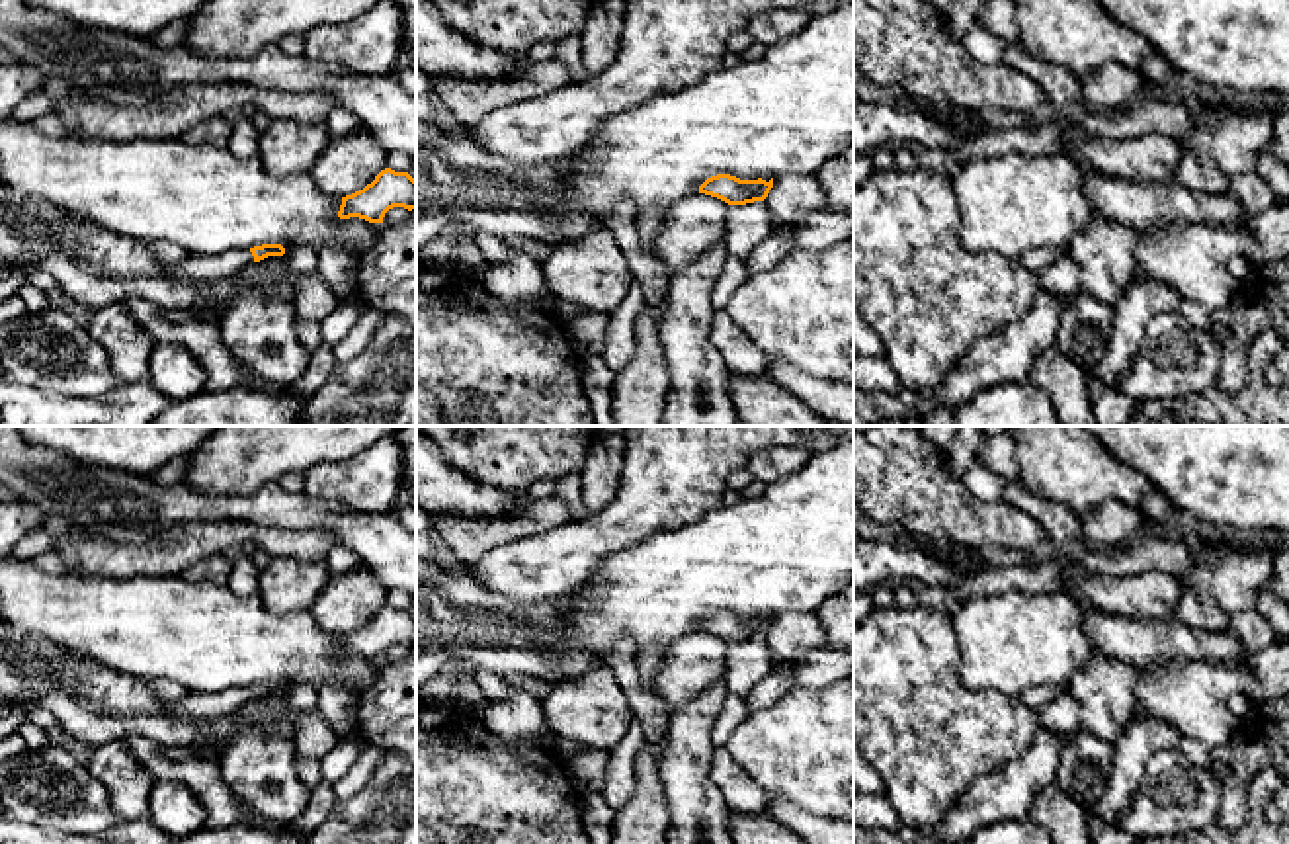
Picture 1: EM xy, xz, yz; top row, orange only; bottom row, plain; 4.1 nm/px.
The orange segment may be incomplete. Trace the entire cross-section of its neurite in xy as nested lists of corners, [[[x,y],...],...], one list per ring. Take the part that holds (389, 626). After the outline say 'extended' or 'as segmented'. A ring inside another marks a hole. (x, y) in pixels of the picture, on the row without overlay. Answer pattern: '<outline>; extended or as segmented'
[[[385,606],[363,627],[342,635],[338,654],[383,660],[385,651],[393,645],[416,647],[416,617],[408,610]]]; as segmented

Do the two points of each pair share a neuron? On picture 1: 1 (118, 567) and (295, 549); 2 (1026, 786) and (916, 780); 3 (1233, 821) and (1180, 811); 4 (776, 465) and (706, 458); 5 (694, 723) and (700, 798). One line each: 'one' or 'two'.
1: one
2: two
3: two
4: two
5: one

